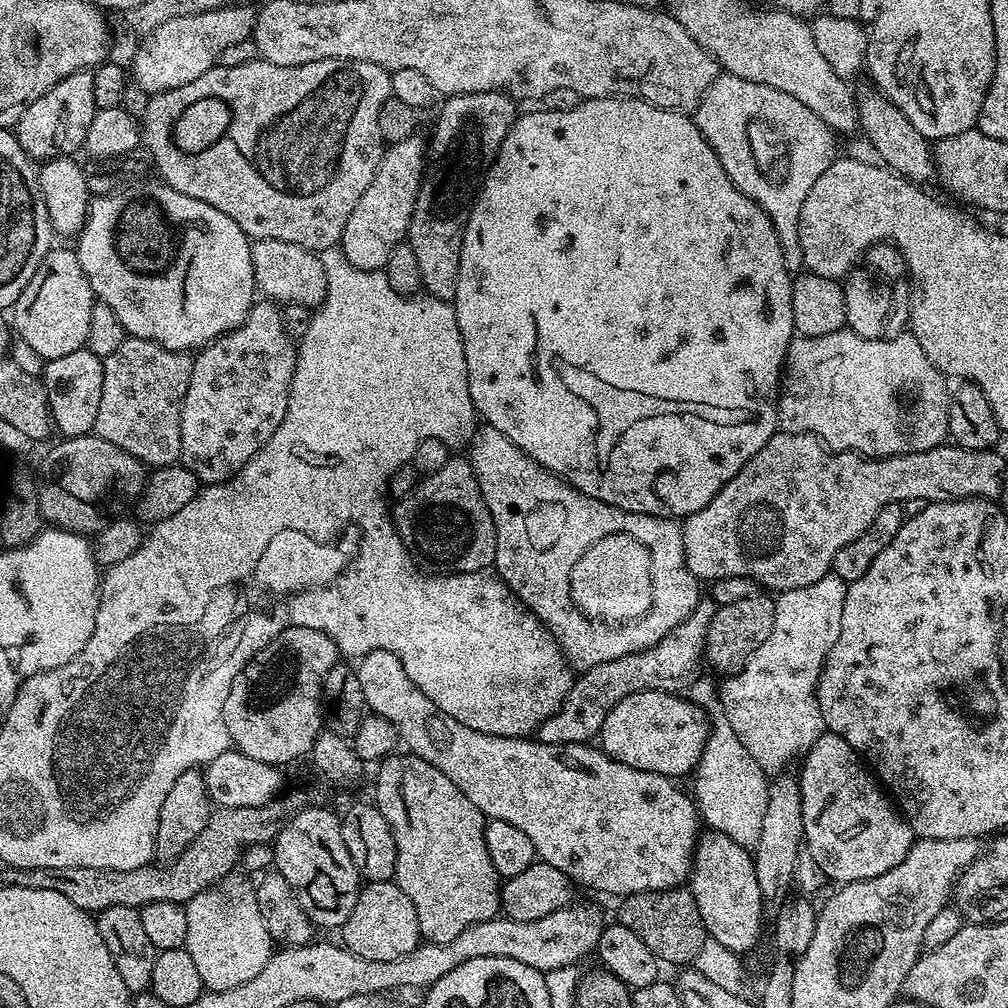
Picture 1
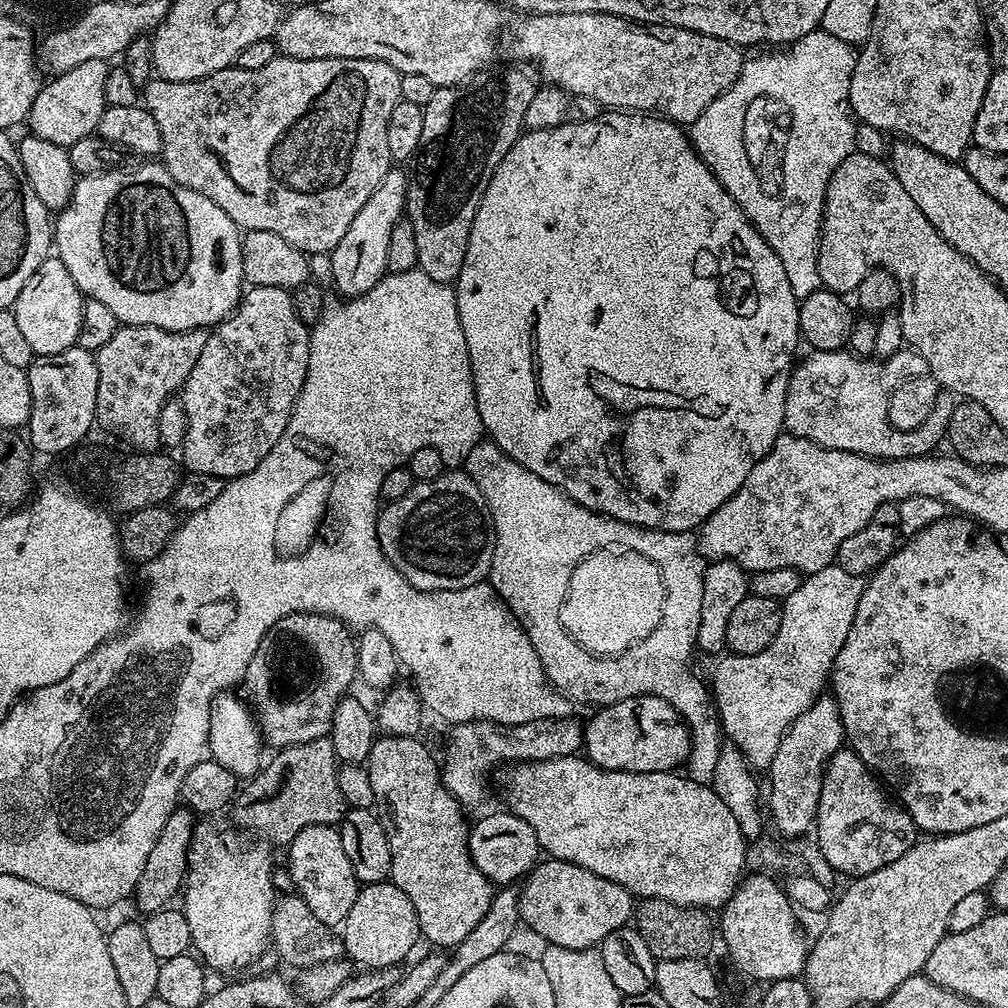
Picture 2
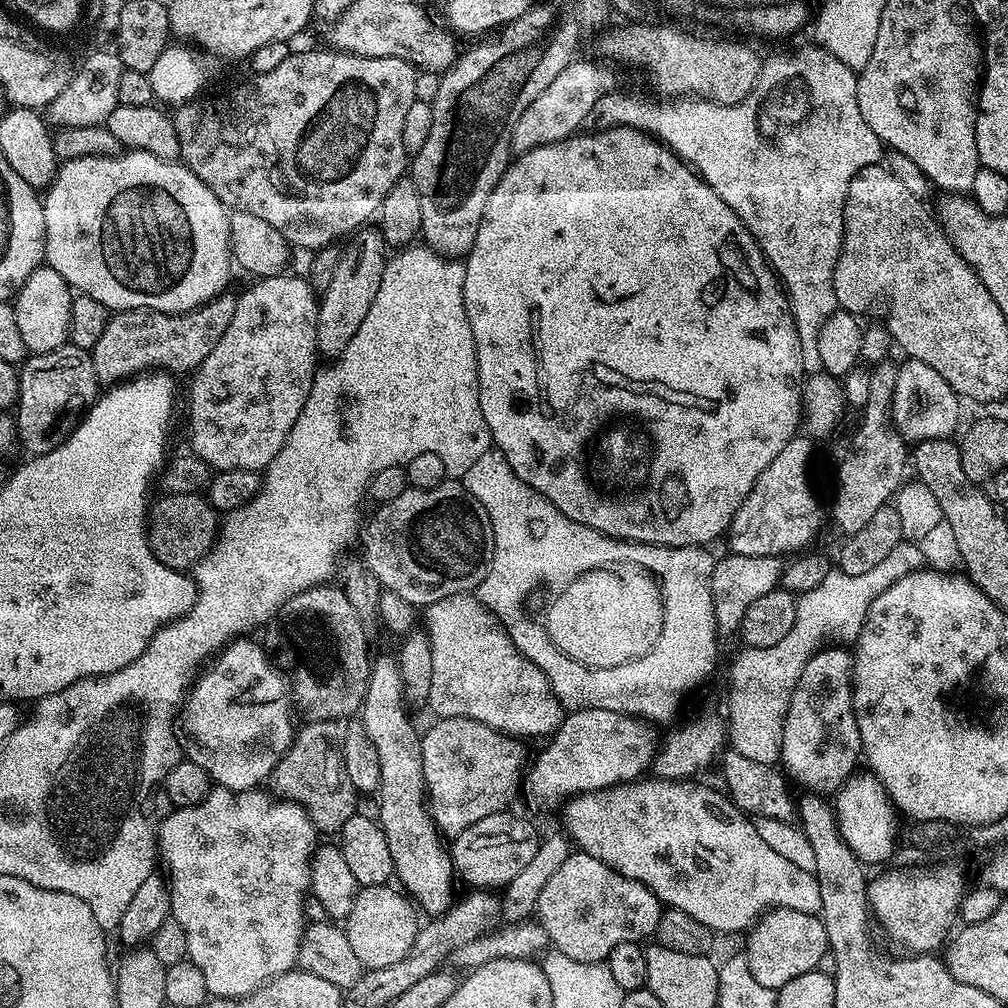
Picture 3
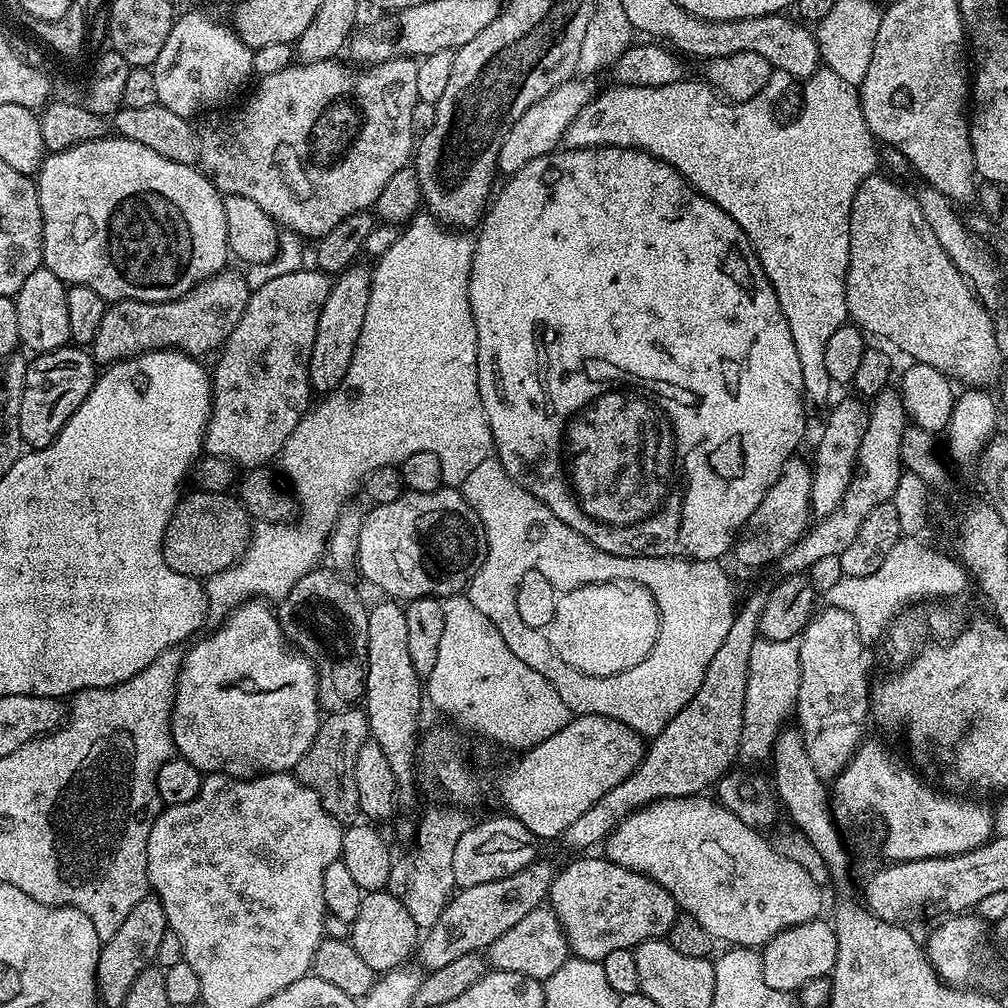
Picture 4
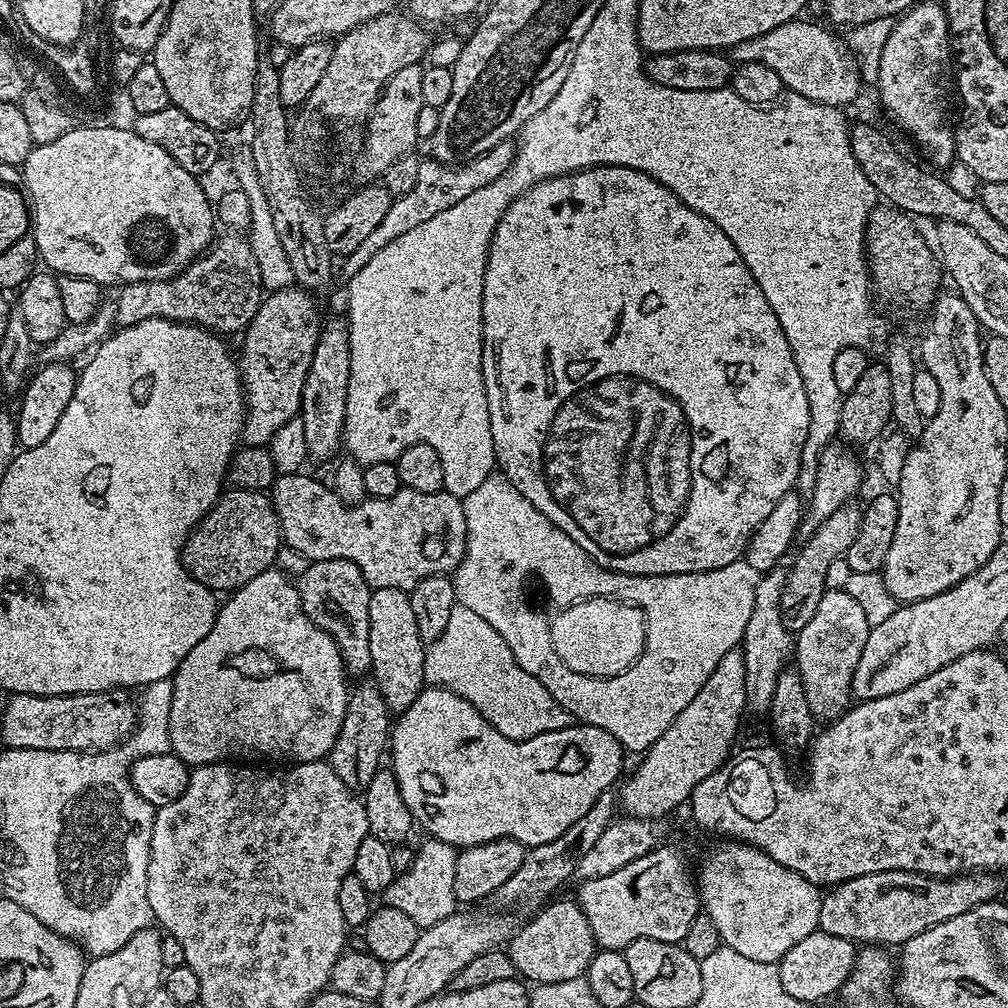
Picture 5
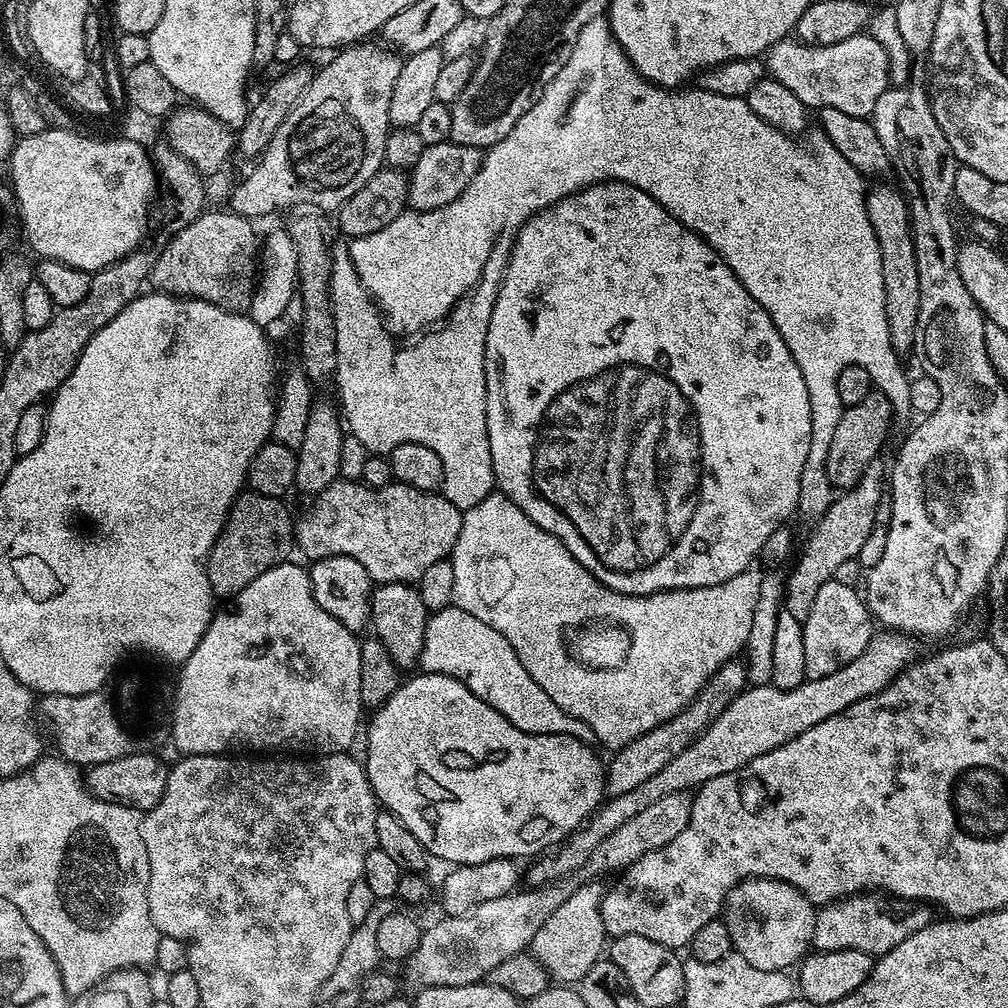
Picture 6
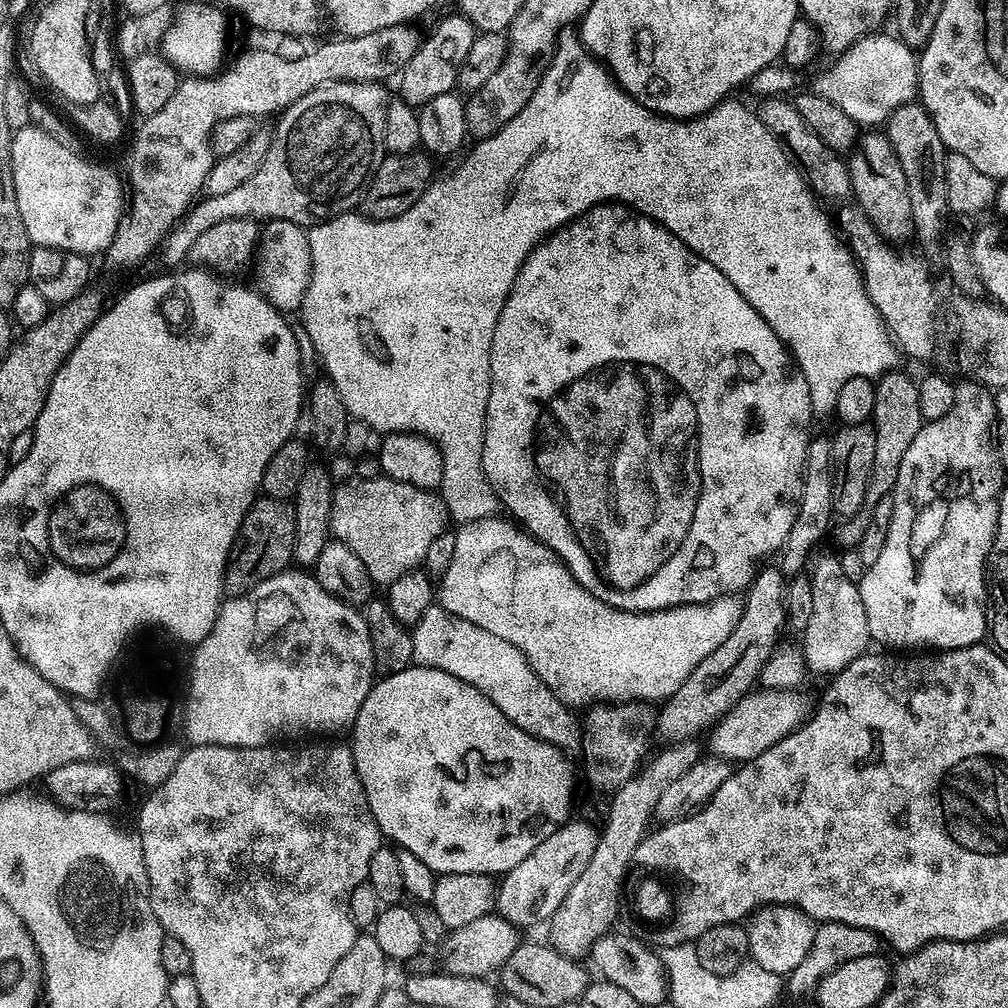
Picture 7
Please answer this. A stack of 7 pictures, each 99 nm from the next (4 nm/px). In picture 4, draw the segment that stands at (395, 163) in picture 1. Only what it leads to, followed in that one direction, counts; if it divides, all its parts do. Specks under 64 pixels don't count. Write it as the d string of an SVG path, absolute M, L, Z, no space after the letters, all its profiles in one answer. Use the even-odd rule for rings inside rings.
M363 262L351 264L346 271L333 279L326 306L322 306L322 314L318 318L318 334L314 334L314 350L310 358L308 379L312 384L313 393L333 392L342 382L342 378L346 378L346 370L350 370L350 358L354 358L358 338L368 320L371 285L372 268Z

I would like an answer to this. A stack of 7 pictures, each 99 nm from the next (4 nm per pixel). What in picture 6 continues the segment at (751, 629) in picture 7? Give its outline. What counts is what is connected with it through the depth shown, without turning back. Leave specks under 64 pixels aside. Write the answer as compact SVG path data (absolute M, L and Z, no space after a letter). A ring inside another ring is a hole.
M736 658L727 660L679 714L662 726L634 738L625 748L617 748L611 753L612 761L609 759L606 764L607 795L611 797L629 793L662 770L672 758L678 757L678 754L699 739L702 731L726 710L728 704L745 690L748 683L745 665Z

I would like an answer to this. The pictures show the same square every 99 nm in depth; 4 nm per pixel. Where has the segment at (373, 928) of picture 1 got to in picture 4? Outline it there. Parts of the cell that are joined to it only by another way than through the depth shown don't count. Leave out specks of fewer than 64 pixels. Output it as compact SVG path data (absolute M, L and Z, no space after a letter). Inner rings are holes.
M381 890L365 895L362 906L358 906L358 918L354 918L350 925L351 946L358 952L360 958L375 974L389 972L391 968L398 968L409 963L408 956L417 951L418 929L414 918L410 918L410 910L398 902L391 892Z

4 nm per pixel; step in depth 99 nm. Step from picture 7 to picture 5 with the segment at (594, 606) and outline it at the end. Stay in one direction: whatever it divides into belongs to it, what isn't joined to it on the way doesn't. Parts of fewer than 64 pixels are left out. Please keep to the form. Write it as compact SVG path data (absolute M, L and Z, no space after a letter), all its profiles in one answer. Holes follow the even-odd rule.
M494 470L468 496L463 497L464 517L468 531L468 552L464 561L457 566L454 573L456 585L456 602L465 604L474 614L479 614L498 634L502 634L502 642L510 646L510 654L526 670L526 674L534 674L546 690L579 723L598 726L608 734L614 734L624 748L625 753L643 754L648 751L658 738L686 710L693 700L694 694L702 690L706 678L714 674L714 666L728 652L733 652L744 639L746 624L751 612L755 610L755 590L758 588L761 573L754 570L744 559L730 562L730 566L722 566L709 572L691 572L690 574L662 574L661 576L639 576L638 574L622 574L612 572L603 566L570 534L558 530L534 502L522 498L518 494L518 486L510 482L504 473ZM528 576L537 576L544 592L556 603L556 606L576 604L580 600L589 600L595 596L610 596L613 600L623 600L626 604L635 604L644 614L644 651L632 667L617 676L587 676L572 672L558 658L550 638L550 620L546 615L539 616L528 605L528 596L524 593L524 583Z

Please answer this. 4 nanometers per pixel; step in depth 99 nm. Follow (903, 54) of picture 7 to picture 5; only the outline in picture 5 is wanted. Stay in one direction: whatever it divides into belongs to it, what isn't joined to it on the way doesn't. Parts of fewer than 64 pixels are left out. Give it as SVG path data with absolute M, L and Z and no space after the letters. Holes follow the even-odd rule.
M797 18L782 26L774 26L774 30L766 30L766 34L734 46L730 50L731 59L740 64L762 62L764 66L770 66L770 70L774 70L774 74L782 78L789 93L823 104L848 106L848 103L859 94L860 86L862 87L861 71L857 61L843 43L840 45L827 32L829 29L823 23L811 24L804 19Z

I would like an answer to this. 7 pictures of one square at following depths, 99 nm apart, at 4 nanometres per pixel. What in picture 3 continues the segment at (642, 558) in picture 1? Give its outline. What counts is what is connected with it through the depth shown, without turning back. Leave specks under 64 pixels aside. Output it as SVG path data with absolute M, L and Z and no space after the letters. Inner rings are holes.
M605 566L595 568L570 582L561 592L551 597L546 627L554 646L571 660L582 662L591 668L622 666L631 660L642 658L658 642L664 621L664 600L660 596L657 577L639 566Z

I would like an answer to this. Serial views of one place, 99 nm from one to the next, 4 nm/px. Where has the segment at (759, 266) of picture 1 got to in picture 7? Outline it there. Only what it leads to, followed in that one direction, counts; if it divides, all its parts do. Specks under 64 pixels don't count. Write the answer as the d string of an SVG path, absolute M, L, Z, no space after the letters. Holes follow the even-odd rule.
M609 202L596 204L588 212L563 224L557 228L543 242L533 248L526 262L520 267L520 273L514 278L514 286L498 314L498 322L494 326L494 342L490 342L490 398L486 406L486 426L484 427L484 445L482 446L482 470L494 490L497 501L508 507L507 515L524 531L544 543L552 552L555 552L561 560L567 564L568 569L574 574L574 578L594 598L602 598L615 608L621 608L623 612L657 612L663 608L677 608L680 604L709 604L719 596L734 596L743 593L751 585L756 577L758 569L765 563L764 560L771 552L779 553L787 540L790 528L798 515L799 502L802 498L804 468L807 462L807 454L810 443L808 431L812 428L814 417L810 406L810 386L806 386L806 378L802 370L788 353L788 347L770 330L766 318L734 290L734 282L718 270L718 266L710 266L706 258L694 254L680 241L670 230L666 230L658 222L654 222L649 216L629 208L627 204Z

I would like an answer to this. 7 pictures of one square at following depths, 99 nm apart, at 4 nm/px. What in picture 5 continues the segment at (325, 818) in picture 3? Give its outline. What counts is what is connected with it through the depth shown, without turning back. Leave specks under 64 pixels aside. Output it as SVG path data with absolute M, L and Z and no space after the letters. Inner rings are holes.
M375 683L360 684L351 689L346 718L342 718L342 730L338 730L338 738L328 753L327 763L346 782L346 786L353 790L363 790L374 778L374 774L381 767L380 755L385 755L390 744L390 713L386 706L386 698L382 698Z

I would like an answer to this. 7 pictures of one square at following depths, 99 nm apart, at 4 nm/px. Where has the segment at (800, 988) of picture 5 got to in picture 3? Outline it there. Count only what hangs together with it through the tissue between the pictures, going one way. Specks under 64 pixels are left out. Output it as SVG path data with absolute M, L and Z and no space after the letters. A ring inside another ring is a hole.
M769 908L752 925L747 936L746 955L750 974L754 974L754 978L758 978L762 986L773 990L786 986L791 979L807 977L819 966L823 956L825 959L829 951L824 921L819 915L811 916L802 910Z

